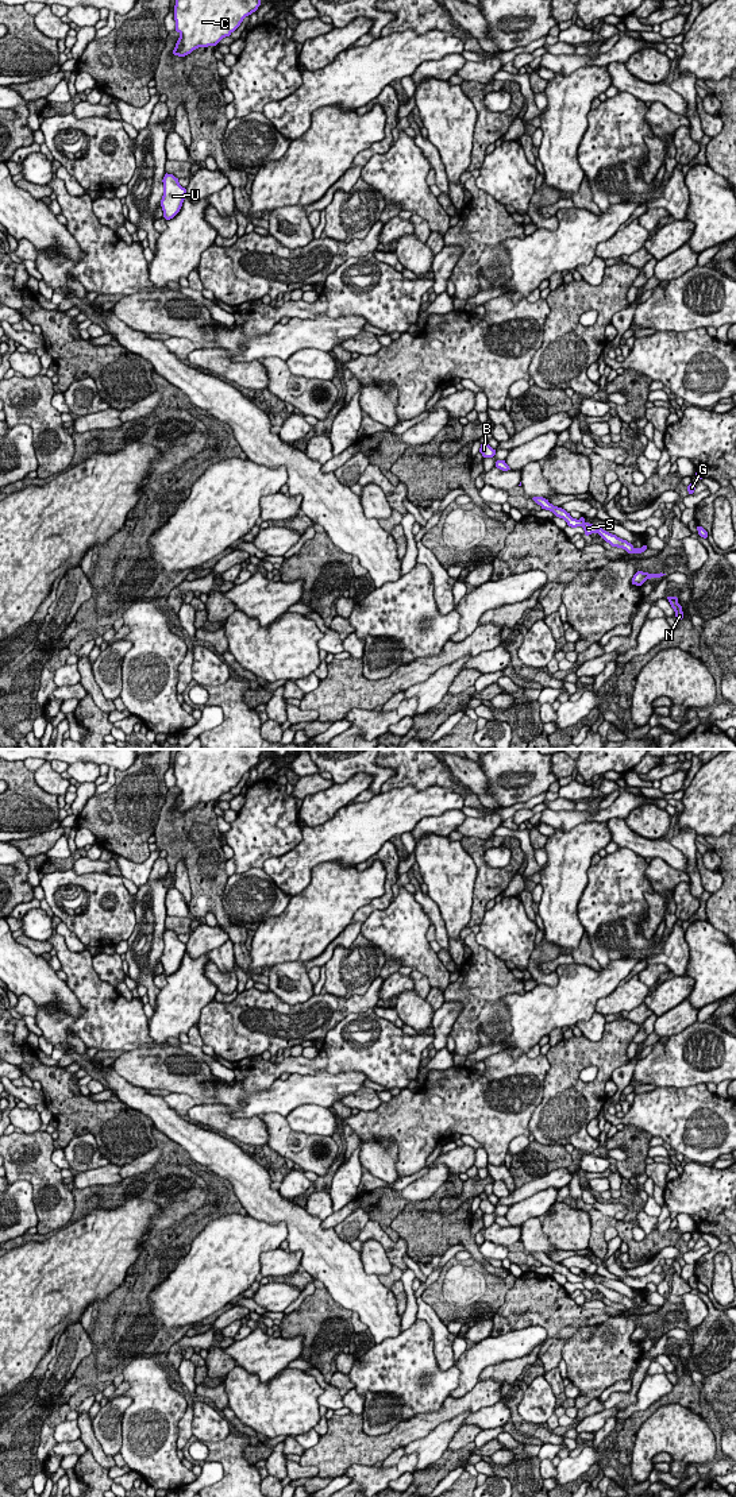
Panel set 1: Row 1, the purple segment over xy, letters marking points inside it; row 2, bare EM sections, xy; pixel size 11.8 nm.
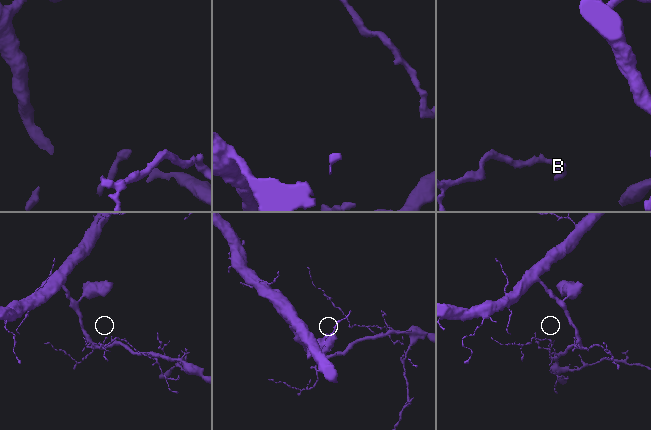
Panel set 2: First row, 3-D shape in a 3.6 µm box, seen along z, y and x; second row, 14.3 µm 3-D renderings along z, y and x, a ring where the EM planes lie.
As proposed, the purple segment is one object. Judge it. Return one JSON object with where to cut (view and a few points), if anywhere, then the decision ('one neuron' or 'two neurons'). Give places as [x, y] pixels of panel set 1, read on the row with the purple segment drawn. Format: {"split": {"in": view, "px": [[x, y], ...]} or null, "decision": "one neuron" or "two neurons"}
{"split": {"in": "xy", "px": [[580, 519], [584, 521]]}, "decision": "two neurons"}

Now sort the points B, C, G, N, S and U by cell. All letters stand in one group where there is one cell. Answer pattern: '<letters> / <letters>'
B N S / C G U

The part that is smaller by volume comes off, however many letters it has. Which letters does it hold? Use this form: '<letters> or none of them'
B, N, S

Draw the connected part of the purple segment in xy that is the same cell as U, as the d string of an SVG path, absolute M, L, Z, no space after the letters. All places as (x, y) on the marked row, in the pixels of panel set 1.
M165 174L163 180L163 196L161 200L161 207L163 211L163 217L166 220L173 219L181 209L185 200L186 189L182 188L173 174Z

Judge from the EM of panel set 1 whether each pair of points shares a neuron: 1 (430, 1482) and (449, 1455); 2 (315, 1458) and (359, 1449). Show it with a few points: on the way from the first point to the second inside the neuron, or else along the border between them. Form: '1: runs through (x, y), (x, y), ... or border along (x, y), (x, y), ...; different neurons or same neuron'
1: runs through (432, 1476), (446, 1462); same neuron
2: runs through (326, 1455), (332, 1455), (339, 1449), (349, 1449); same neuron

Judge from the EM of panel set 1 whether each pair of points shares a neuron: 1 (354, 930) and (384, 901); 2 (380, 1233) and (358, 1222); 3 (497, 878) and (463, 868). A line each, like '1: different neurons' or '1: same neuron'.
1: different neurons
2: different neurons
3: different neurons

